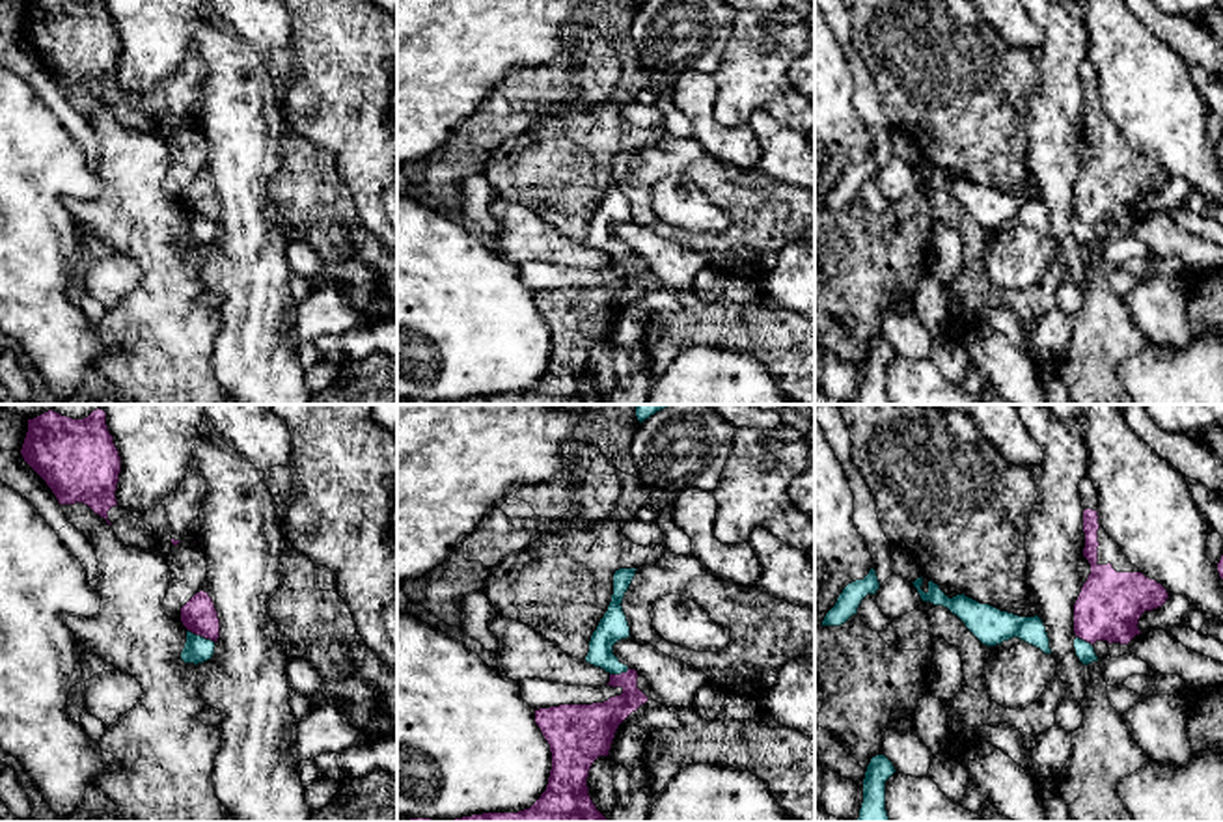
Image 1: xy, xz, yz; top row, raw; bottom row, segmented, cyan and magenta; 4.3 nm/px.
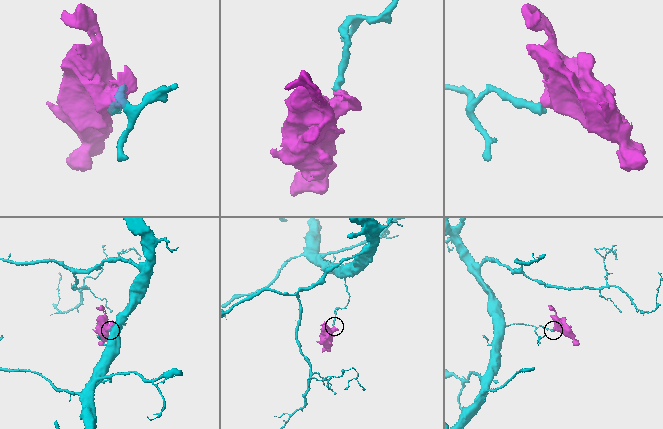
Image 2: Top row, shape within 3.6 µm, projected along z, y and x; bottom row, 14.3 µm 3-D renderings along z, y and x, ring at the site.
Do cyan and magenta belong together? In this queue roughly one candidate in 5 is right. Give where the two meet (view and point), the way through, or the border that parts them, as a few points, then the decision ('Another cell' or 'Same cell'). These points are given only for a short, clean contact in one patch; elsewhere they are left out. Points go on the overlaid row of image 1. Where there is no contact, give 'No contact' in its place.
Touches cyan at xy (200, 636). Boundary: xy (187, 629), (215, 642). Another cell

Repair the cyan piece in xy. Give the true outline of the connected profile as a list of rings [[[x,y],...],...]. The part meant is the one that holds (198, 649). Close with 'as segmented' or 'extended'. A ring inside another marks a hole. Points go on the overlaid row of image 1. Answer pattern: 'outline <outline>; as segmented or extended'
outline [[[186,630],[186,643],[181,652],[181,660],[185,664],[194,664],[194,665],[203,664],[213,658],[214,647],[216,647],[214,641]]]; as segmented

